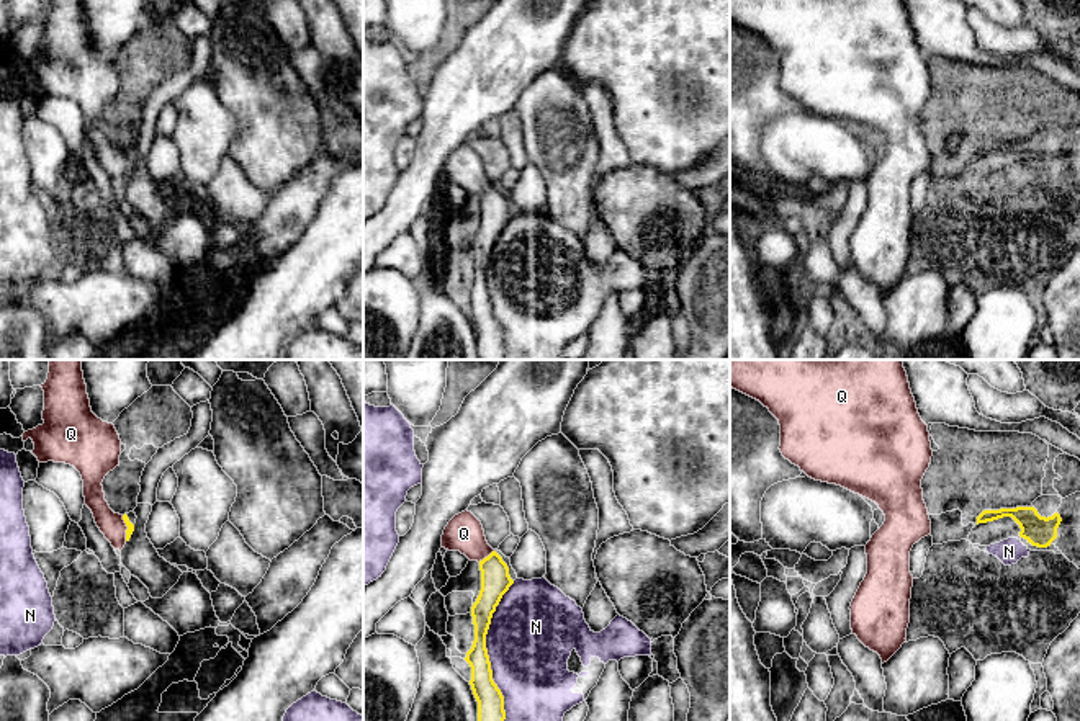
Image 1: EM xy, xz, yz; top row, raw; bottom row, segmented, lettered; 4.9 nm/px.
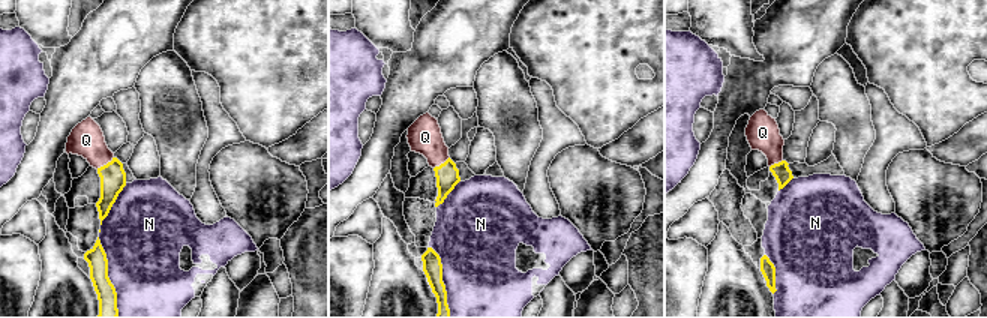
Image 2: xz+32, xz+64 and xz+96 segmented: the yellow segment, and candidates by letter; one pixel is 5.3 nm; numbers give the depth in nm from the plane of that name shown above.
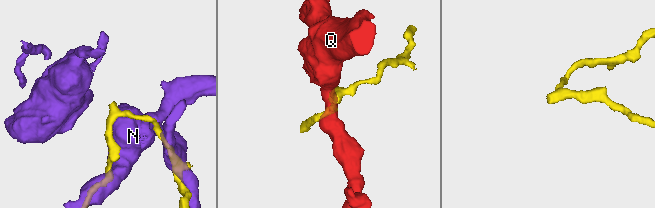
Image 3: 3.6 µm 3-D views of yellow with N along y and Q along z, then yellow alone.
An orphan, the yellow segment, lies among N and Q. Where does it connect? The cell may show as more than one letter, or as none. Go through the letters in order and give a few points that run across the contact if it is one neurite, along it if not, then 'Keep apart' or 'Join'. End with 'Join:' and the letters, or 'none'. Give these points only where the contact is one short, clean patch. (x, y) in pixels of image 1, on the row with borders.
N: Keep apart
Q: Line: xz (494, 574), (488, 556), (463, 533). Join
Join: Q

